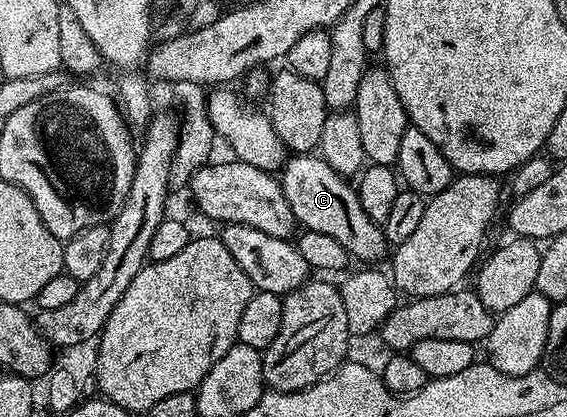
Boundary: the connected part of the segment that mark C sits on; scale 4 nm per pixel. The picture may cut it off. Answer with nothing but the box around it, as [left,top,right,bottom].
[278,154,389,262]

